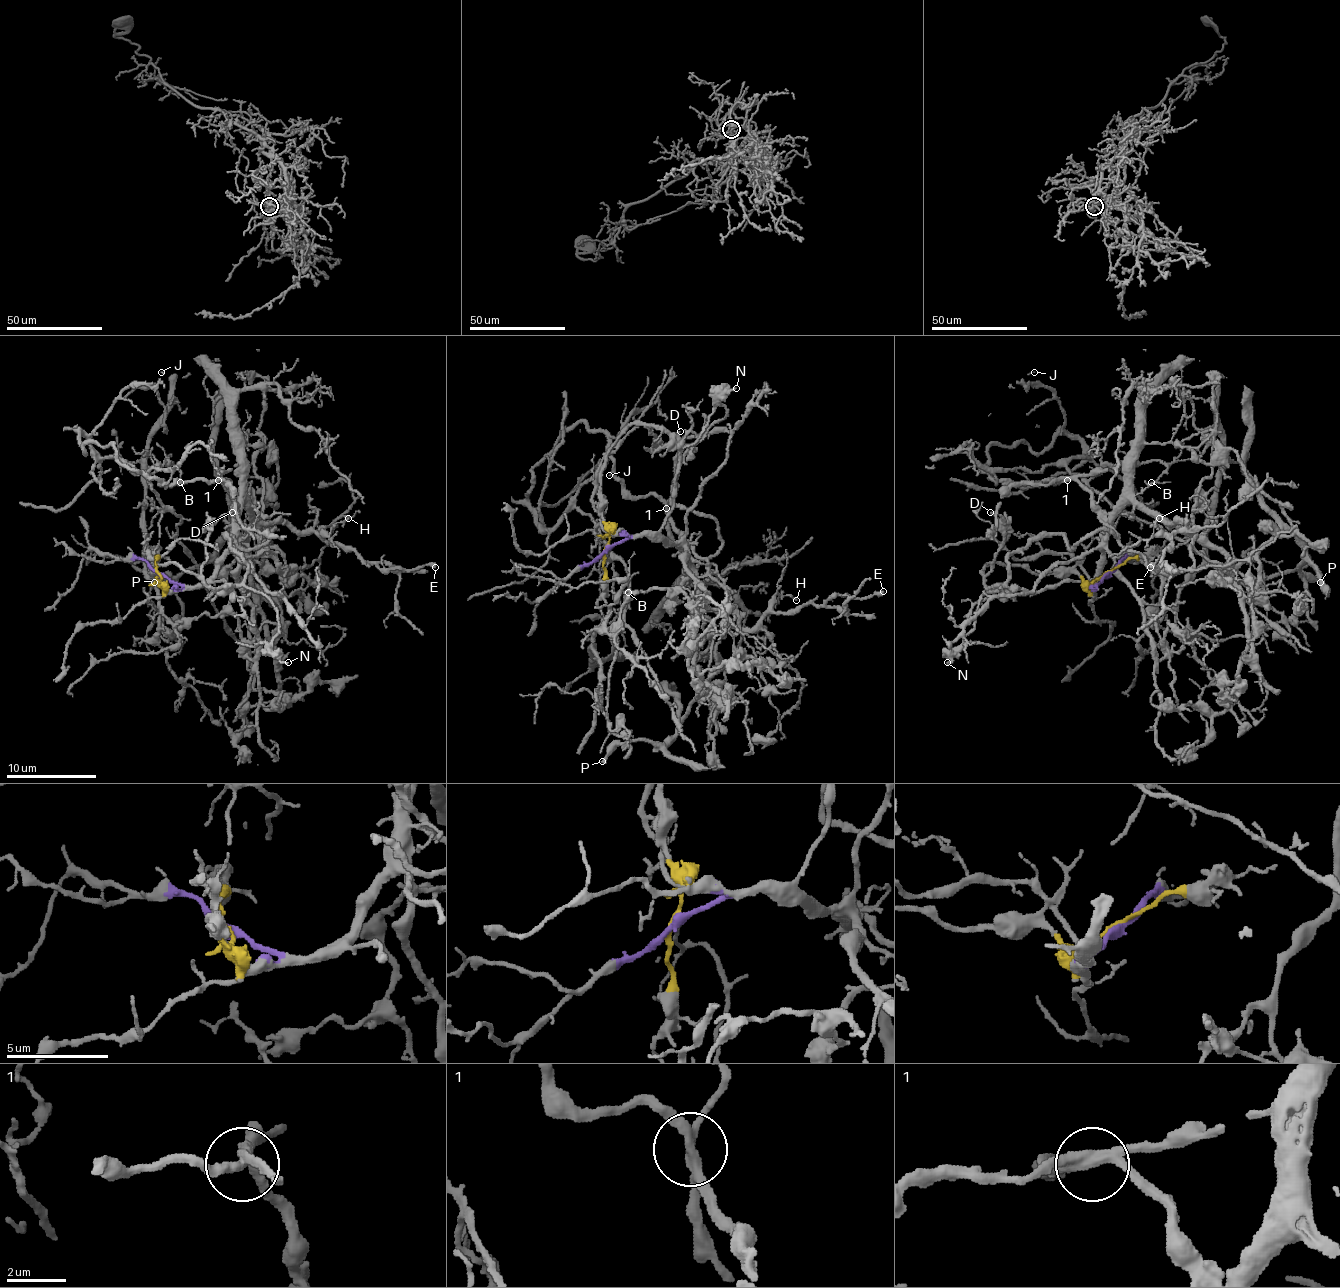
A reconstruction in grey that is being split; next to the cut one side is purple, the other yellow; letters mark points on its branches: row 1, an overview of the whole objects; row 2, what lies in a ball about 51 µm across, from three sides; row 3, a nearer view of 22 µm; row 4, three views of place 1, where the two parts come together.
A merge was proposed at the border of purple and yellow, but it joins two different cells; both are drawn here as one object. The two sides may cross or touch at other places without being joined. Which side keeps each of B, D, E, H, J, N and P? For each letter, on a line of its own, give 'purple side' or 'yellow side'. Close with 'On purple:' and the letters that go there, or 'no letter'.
B: yellow side
D: yellow side
E: purple side
H: purple side
J: yellow side
N: yellow side
P: purple side
On purple: E, H, P

